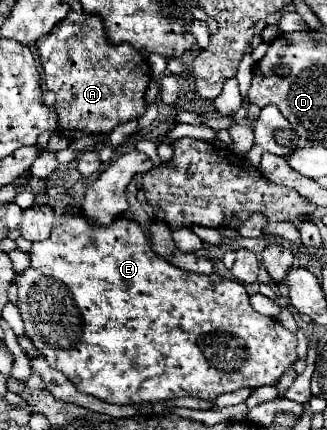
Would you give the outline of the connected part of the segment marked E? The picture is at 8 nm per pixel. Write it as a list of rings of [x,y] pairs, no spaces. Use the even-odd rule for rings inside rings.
[[[82,213],[70,215],[62,225],[52,229],[52,235],[46,241],[34,241],[30,249],[30,267],[22,271],[16,277],[18,285],[18,309],[24,319],[24,329],[30,341],[38,347],[38,351],[44,355],[44,359],[50,363],[50,367],[56,367],[62,371],[78,391],[86,395],[94,395],[106,403],[114,405],[138,405],[138,403],[152,403],[152,401],[164,401],[164,399],[176,399],[176,397],[198,397],[206,401],[214,401],[222,393],[232,393],[238,389],[256,389],[264,385],[274,385],[282,373],[298,359],[296,355],[296,335],[290,333],[284,325],[280,325],[276,319],[260,315],[250,305],[250,295],[246,293],[244,285],[238,281],[222,279],[218,275],[198,275],[188,273],[180,267],[174,267],[172,263],[164,261],[160,255],[152,251],[152,245],[148,241],[146,231],[138,221],[118,217],[116,223],[108,227],[92,225]]]

